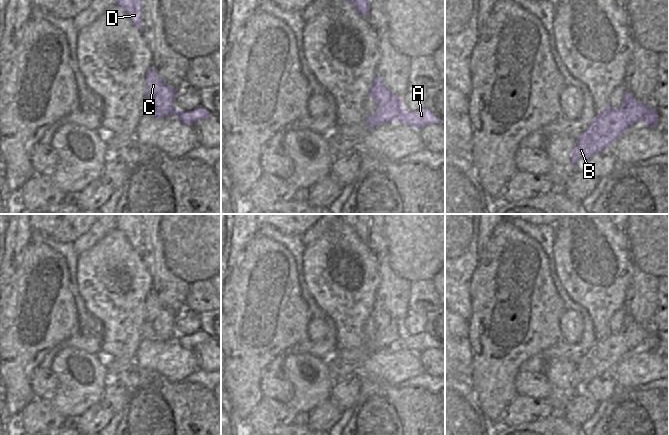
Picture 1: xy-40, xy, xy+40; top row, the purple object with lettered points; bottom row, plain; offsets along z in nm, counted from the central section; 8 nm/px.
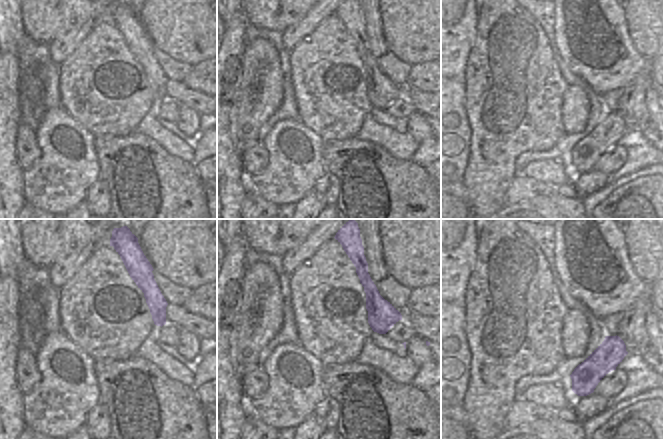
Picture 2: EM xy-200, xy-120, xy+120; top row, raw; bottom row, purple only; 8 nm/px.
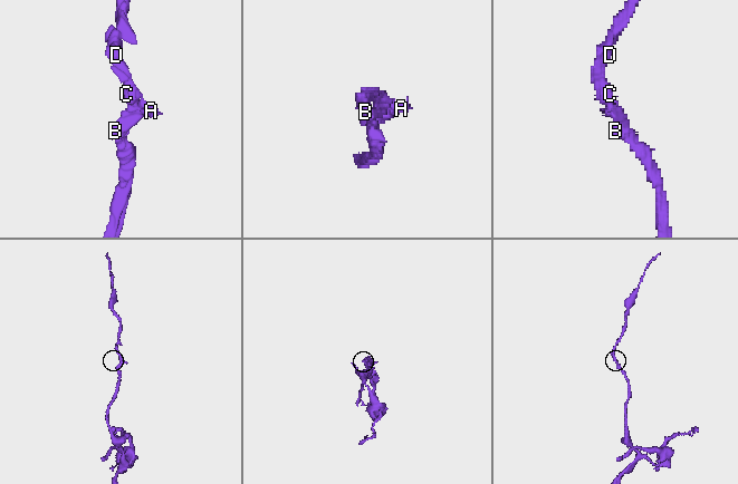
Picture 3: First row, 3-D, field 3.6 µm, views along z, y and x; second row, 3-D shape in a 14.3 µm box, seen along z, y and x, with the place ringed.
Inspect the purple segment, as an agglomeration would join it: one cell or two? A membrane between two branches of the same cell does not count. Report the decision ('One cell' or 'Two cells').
One cell.

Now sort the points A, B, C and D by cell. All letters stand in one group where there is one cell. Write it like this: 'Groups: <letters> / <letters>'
Groups: A B C D.

